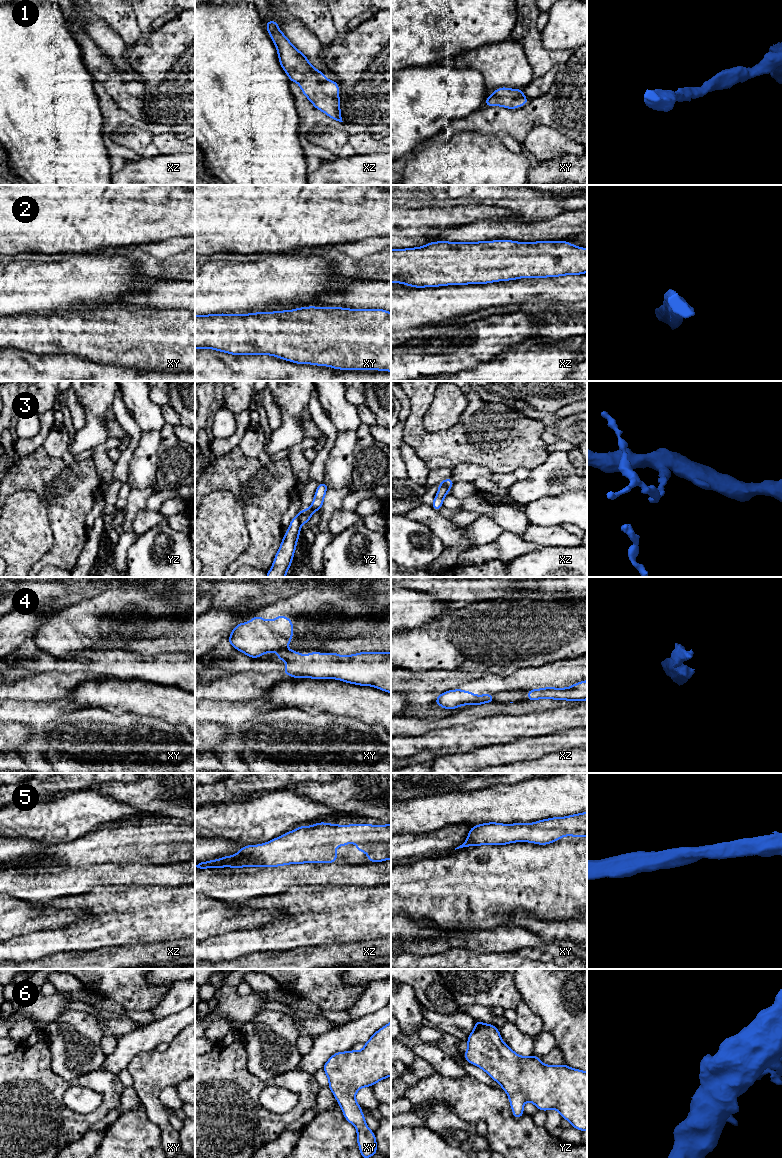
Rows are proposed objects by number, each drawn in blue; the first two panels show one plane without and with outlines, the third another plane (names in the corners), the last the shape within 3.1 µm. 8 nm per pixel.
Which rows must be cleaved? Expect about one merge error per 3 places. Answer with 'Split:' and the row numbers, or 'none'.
Split: 3, 4

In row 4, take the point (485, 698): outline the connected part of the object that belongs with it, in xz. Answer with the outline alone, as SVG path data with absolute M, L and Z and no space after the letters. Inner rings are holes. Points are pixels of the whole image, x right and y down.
M493 694L478 695L473 706L477 706L484 703L492 703L494 701Z

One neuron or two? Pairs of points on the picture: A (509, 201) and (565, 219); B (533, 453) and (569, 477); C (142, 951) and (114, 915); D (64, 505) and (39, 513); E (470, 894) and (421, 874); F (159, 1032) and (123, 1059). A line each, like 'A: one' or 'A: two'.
A: two
B: two
C: two
D: two
E: one
F: one

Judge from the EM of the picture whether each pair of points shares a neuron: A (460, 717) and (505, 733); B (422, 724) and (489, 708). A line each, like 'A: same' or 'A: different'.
A: different
B: same

